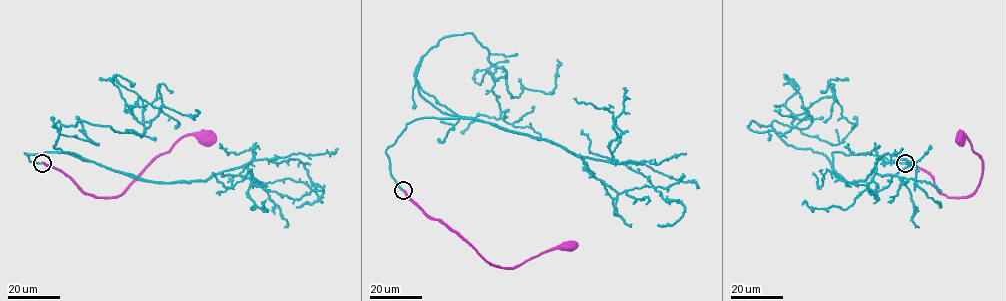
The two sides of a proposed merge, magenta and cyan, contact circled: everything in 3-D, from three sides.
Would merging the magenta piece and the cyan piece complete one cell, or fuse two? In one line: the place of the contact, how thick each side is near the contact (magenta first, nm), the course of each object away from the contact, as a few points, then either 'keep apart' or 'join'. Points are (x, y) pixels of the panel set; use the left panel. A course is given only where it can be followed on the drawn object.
place (42, 163); calibres 320 and 180 nm; course magenta (42, 163), (64, 173), (85, 193), (98, 197), (118, 197), (156, 157), (185, 136), (208, 137); course cyan (41, 163), (24, 153), (98, 164), (53, 147), (61, 126), (142, 134), (131, 113), (139, 96), (174, 128); keep apart

